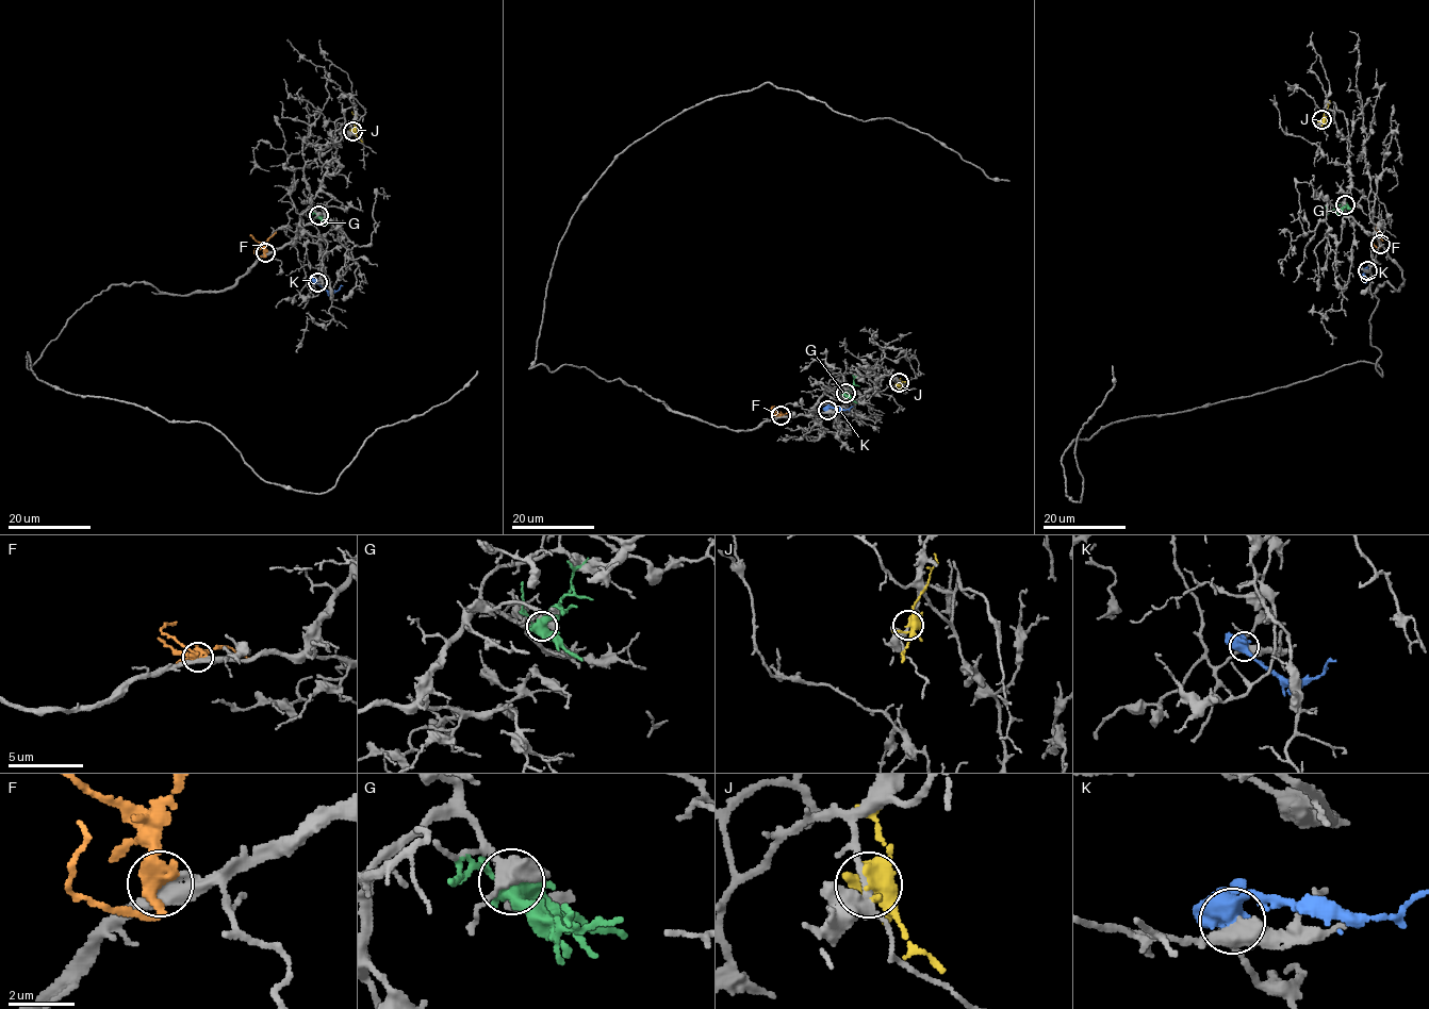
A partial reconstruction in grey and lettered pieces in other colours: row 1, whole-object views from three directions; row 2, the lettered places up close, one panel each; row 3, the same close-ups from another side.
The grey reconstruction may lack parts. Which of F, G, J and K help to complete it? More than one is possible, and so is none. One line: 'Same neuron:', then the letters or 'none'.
Same neuron: none

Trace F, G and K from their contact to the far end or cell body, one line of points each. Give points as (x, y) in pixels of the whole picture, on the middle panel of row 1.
F: (781, 415), (785, 413), (795, 416)
G: (846, 394), (858, 375)
K: (827, 410), (847, 410), (853, 406)

